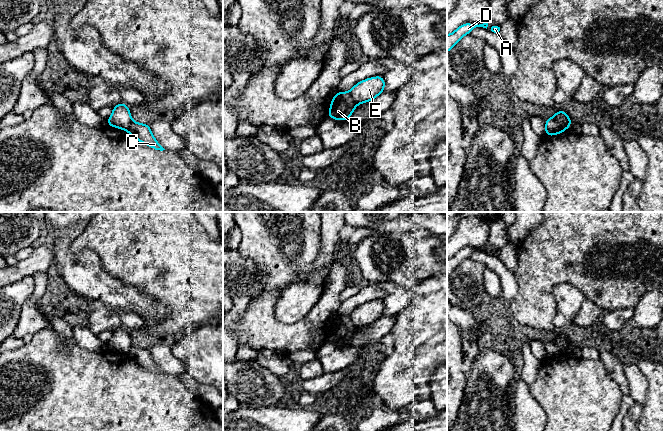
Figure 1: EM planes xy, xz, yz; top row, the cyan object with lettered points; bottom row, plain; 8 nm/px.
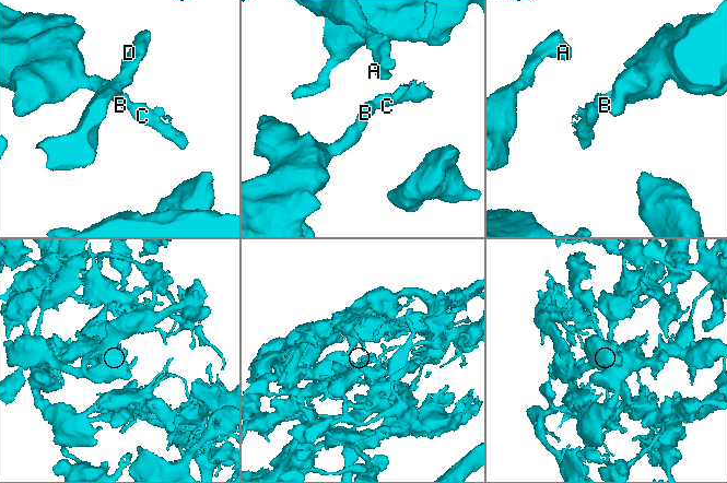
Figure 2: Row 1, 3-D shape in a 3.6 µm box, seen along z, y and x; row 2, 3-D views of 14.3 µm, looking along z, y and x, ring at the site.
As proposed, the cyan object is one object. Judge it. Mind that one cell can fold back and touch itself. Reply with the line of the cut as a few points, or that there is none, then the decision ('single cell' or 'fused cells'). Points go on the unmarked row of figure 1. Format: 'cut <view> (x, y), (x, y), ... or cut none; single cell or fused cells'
cut xz (348, 316), (356, 328); fused cells

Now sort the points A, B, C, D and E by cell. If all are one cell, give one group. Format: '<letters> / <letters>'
A B D / C E

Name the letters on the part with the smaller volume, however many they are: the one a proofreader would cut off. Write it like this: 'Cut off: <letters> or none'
Cut off: C, E

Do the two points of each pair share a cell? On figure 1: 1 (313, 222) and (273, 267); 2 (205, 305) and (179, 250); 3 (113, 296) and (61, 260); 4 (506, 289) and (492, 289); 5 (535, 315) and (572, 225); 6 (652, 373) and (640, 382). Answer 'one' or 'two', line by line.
1: one
2: one
3: one
4: two
5: one
6: two

